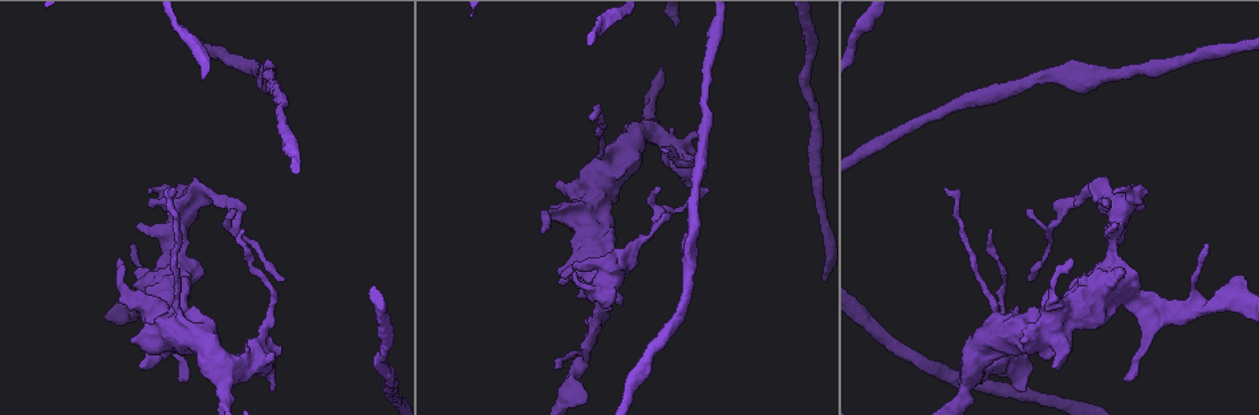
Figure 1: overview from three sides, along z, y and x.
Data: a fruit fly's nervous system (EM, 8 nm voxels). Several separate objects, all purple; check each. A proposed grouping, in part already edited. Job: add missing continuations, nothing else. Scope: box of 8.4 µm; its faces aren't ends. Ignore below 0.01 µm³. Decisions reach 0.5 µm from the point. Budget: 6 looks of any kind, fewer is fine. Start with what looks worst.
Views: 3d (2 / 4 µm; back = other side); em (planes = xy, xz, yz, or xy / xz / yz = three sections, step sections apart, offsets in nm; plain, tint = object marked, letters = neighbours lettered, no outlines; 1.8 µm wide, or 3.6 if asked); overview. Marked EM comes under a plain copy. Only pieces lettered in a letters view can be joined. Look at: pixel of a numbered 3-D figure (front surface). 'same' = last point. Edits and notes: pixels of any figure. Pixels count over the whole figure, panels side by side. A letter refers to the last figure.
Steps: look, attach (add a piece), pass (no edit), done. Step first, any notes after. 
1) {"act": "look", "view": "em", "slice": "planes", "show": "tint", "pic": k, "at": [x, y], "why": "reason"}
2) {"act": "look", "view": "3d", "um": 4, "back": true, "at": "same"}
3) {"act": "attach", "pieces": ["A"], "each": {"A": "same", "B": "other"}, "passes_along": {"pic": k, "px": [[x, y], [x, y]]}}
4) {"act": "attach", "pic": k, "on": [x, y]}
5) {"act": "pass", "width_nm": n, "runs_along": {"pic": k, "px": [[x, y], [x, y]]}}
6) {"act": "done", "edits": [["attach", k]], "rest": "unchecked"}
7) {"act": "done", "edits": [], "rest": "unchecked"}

{"act": "look", "view": "em", "slice": "planes", "show": "tint", "pic": 1, "at": [118, 262], "why": "thin end"}

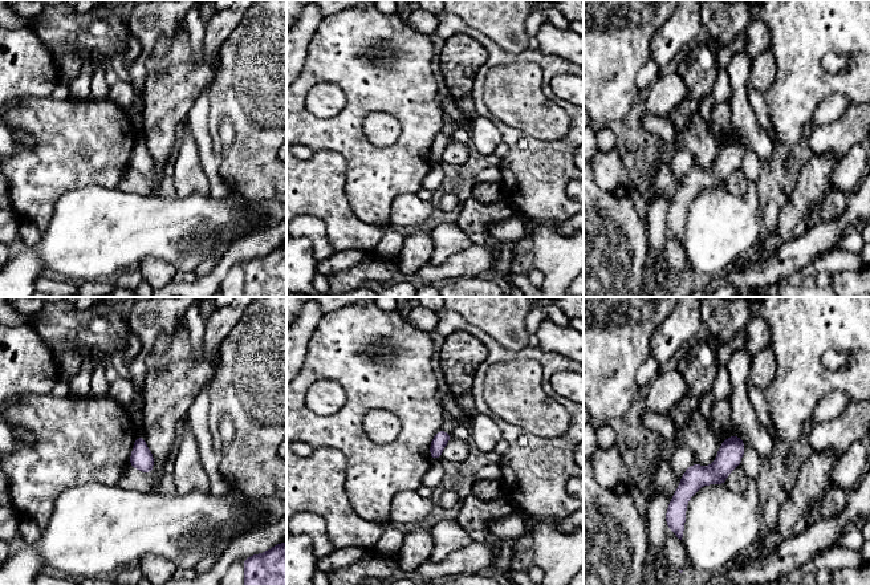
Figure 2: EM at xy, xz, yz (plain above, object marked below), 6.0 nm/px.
{"act": "look", "view": "em", "slice": "planes", "show": "letters", "at": "same", "why": "what lies round it"}

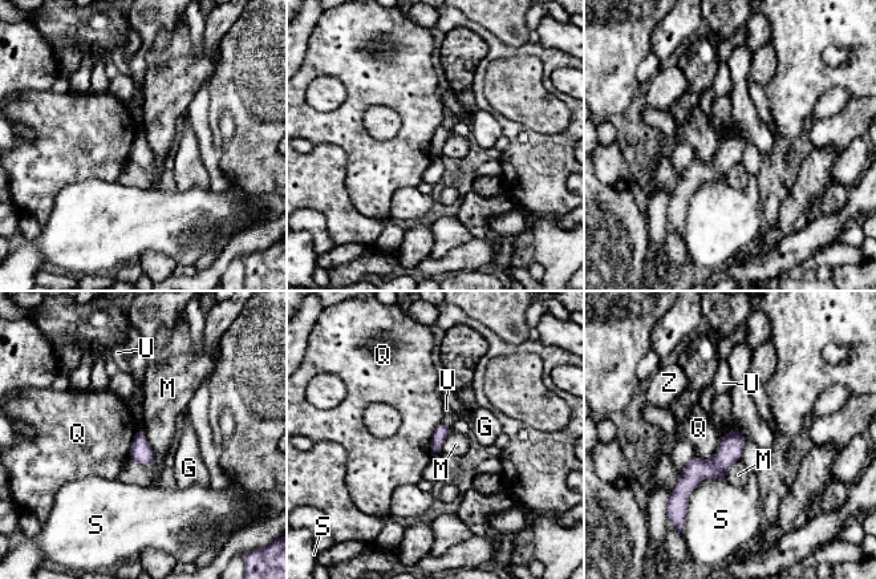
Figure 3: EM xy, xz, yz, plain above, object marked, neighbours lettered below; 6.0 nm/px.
{"act": "pass", "each": {"G": "other", "M": "other", "Q": "other", "S": "other", "U": "other", "Z": "other"}, "border": {"pic": 3, "px": [[725, 433], [709, 460], [694, 457]]}, "found": "no lettered piece goes on from it"}

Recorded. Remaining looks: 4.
{"act": "look", "view": "em", "slice": "xy", "step": 4, "show": "tint", "pic": 1, "at": [603, 317], "why": "sharp bend"}

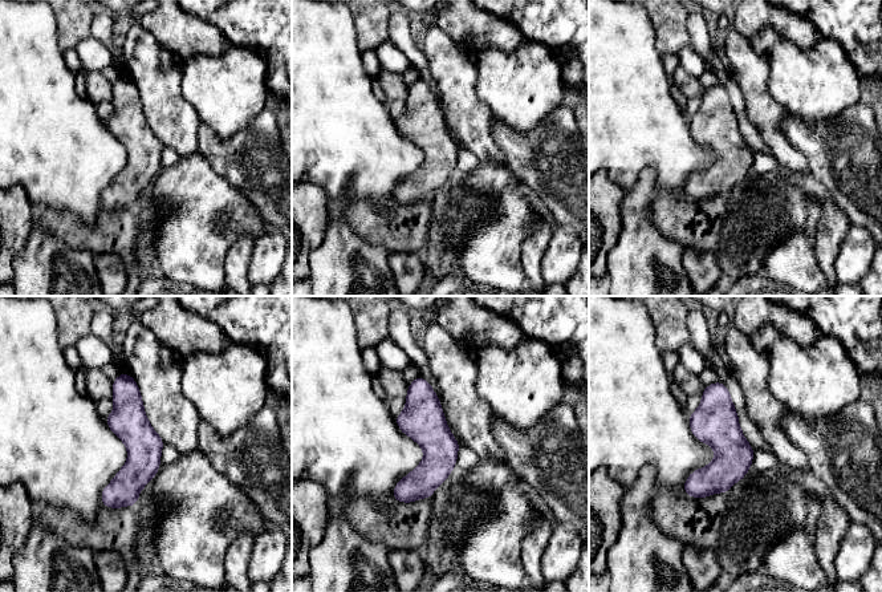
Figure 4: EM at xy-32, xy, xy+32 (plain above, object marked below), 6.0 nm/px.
{"act": "look", "view": "em", "slice": "xy", "step": 4, "show": "letters", "at": "same"}

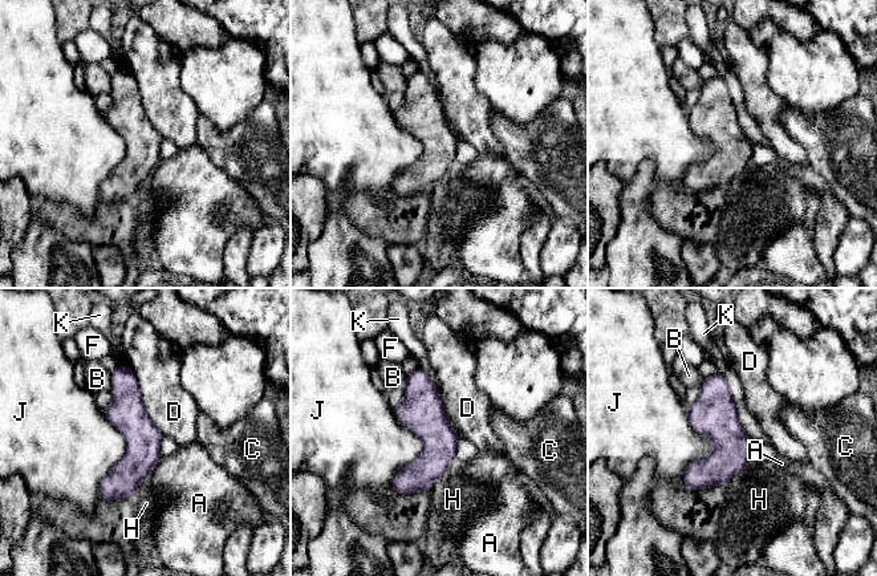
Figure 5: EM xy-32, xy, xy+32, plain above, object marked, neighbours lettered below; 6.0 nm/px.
{"act": "pass", "longest_contact_nm": ["K", 460], "each": {"A": "other", "B": "other", "C": "other", "D": "other", "F": "other", "H": "other", "J": "other", "K": "other"}, "runs_along": {"pic": 5, "px": [[121, 369], [134, 466], [110, 497]]}, "found": "none of them fits"}

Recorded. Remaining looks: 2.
{"act": "look", "view": "3d", "um": 4, "pic": 1, "at": [708, 191], "why": "an open end"}

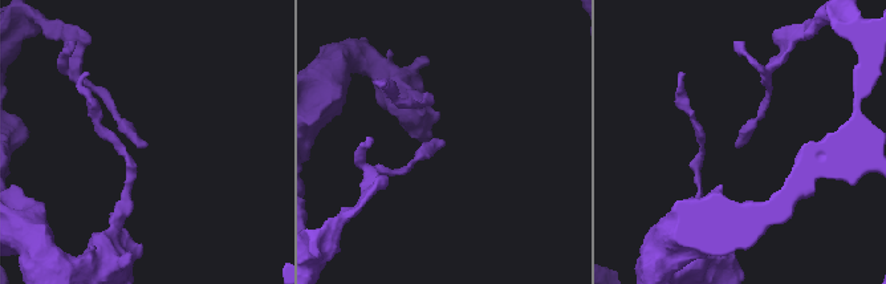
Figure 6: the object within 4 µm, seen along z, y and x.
{"act": "look", "view": "em", "slice": "planes", "show": "letters", "pic": 6, "at": [442, 143], "why": "shape alone is not enough"}

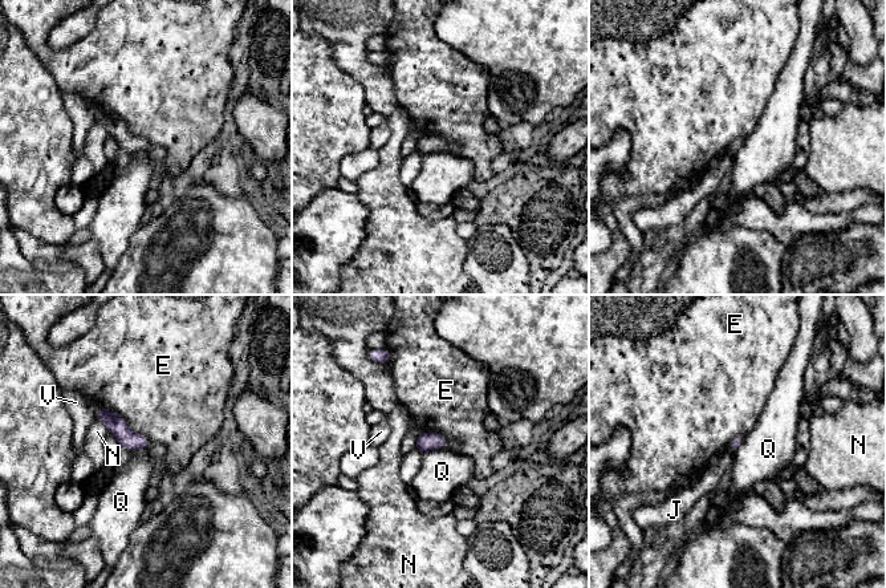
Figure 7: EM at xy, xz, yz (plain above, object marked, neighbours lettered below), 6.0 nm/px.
{"act": "pass", "each": {"E": "other", "J": "other", "N": "other", "Q": "other", "V": "other"}, "border": {"pic": 7, "px": [[447, 446], [430, 449], [422, 454]]}, "found": "no lettered piece goes on from it"}

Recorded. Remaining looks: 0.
{"act": "done", "edits": [], "rest": "unchecked"}

